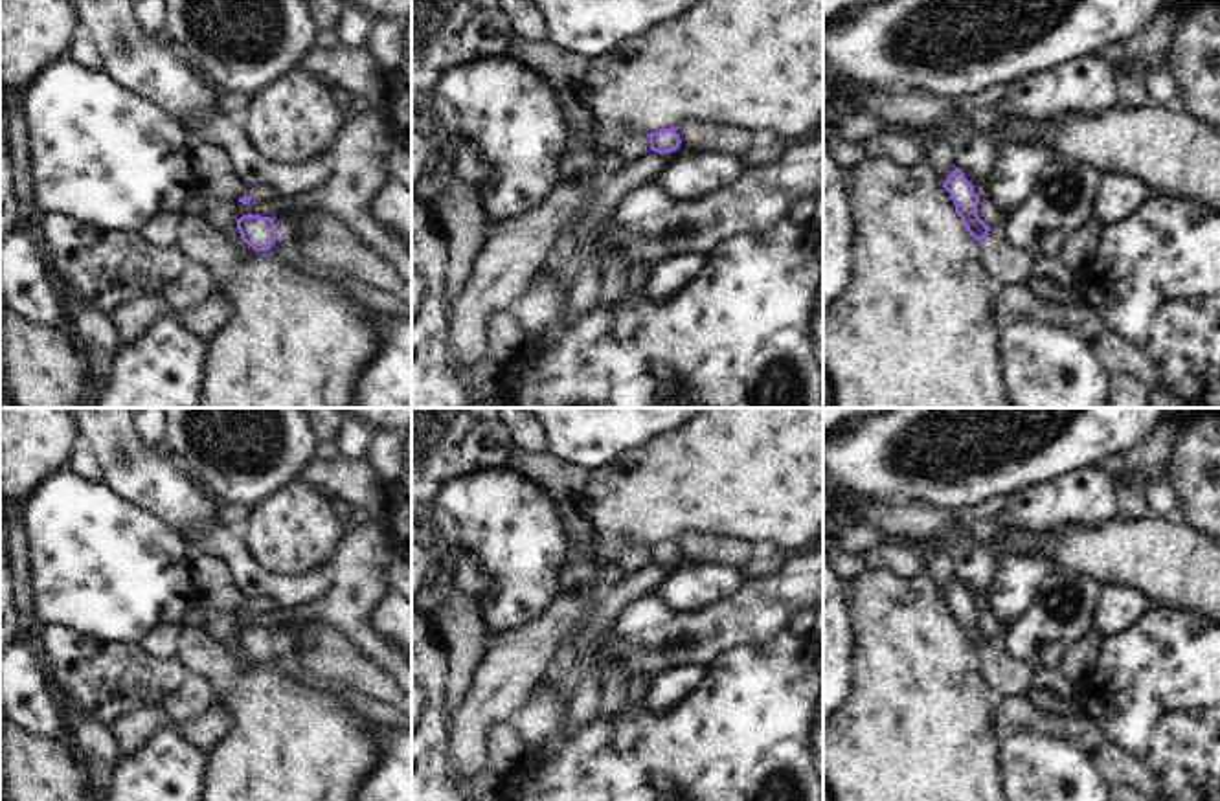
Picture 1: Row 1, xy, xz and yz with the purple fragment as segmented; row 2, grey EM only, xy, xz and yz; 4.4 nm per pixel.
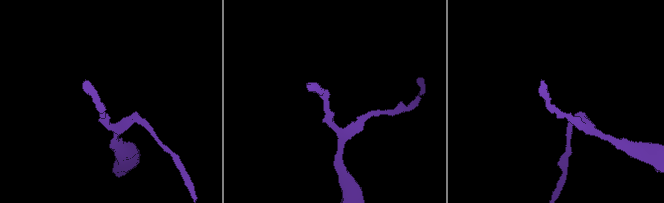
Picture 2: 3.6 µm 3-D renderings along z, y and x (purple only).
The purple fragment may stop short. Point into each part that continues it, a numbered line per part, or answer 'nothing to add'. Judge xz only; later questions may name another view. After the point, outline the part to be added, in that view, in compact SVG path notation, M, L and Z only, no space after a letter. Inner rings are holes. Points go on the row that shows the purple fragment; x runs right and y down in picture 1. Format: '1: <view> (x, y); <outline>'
nothing to add

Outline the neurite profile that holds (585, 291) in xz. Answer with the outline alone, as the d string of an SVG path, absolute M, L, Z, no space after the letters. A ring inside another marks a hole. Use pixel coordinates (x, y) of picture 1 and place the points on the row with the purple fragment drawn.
M584 266L573 281L568 294L566 325L573 325L582 314L588 314L599 305L601 274L595 266Z

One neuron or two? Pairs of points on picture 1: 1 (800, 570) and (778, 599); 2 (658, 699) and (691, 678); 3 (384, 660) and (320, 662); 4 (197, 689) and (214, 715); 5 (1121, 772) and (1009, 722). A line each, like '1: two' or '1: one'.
1: one
2: one
3: two
4: two
5: one

